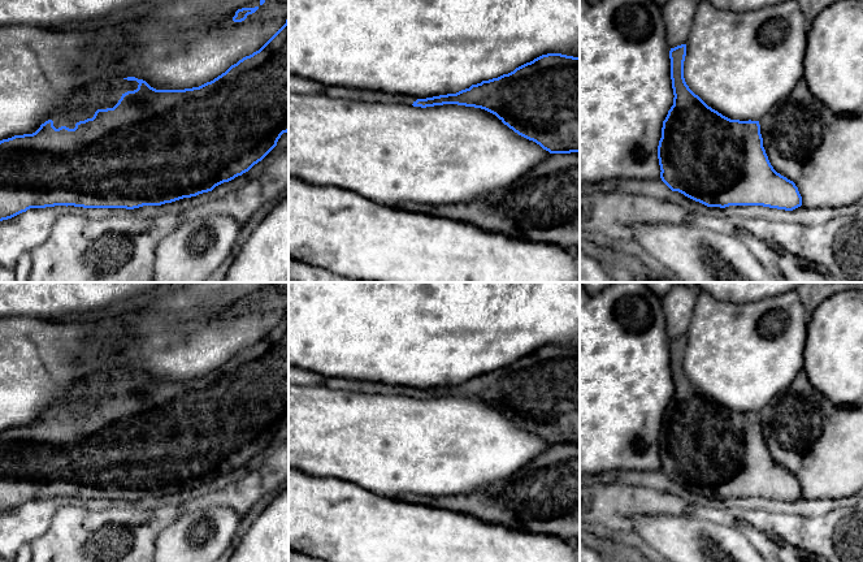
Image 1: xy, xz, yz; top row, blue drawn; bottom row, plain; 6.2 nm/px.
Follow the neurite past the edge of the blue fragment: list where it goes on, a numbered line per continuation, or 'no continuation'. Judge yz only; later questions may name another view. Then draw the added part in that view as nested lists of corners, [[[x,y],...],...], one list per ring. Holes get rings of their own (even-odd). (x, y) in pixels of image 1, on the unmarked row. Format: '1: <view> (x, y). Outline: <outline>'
no continuation

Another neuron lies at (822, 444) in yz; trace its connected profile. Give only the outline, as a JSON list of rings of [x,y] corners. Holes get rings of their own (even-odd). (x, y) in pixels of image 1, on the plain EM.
[[[802,369],[793,384],[779,393],[760,411],[763,438],[773,461],[793,472],[808,500],[840,500],[863,488],[863,406],[837,406],[821,394]]]

